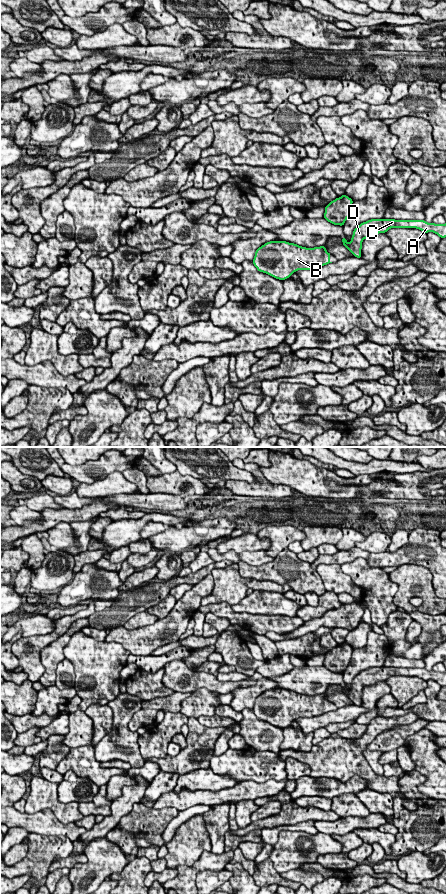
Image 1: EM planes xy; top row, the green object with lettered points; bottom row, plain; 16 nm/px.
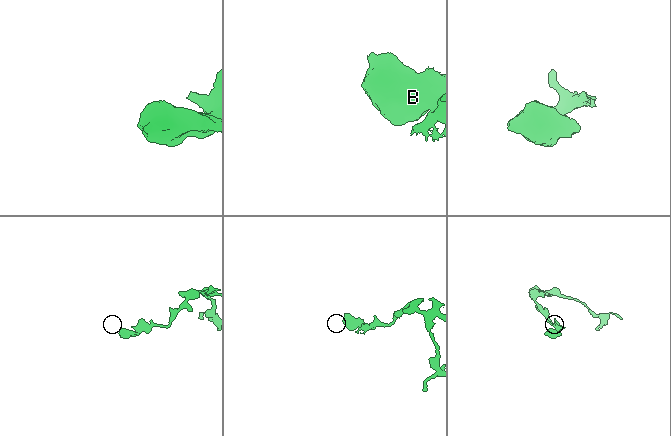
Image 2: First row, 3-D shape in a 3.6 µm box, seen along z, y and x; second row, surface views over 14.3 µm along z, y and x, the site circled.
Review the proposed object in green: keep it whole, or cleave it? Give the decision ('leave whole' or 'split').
leave whole

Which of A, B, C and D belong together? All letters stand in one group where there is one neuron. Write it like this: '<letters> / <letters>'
A B C D

